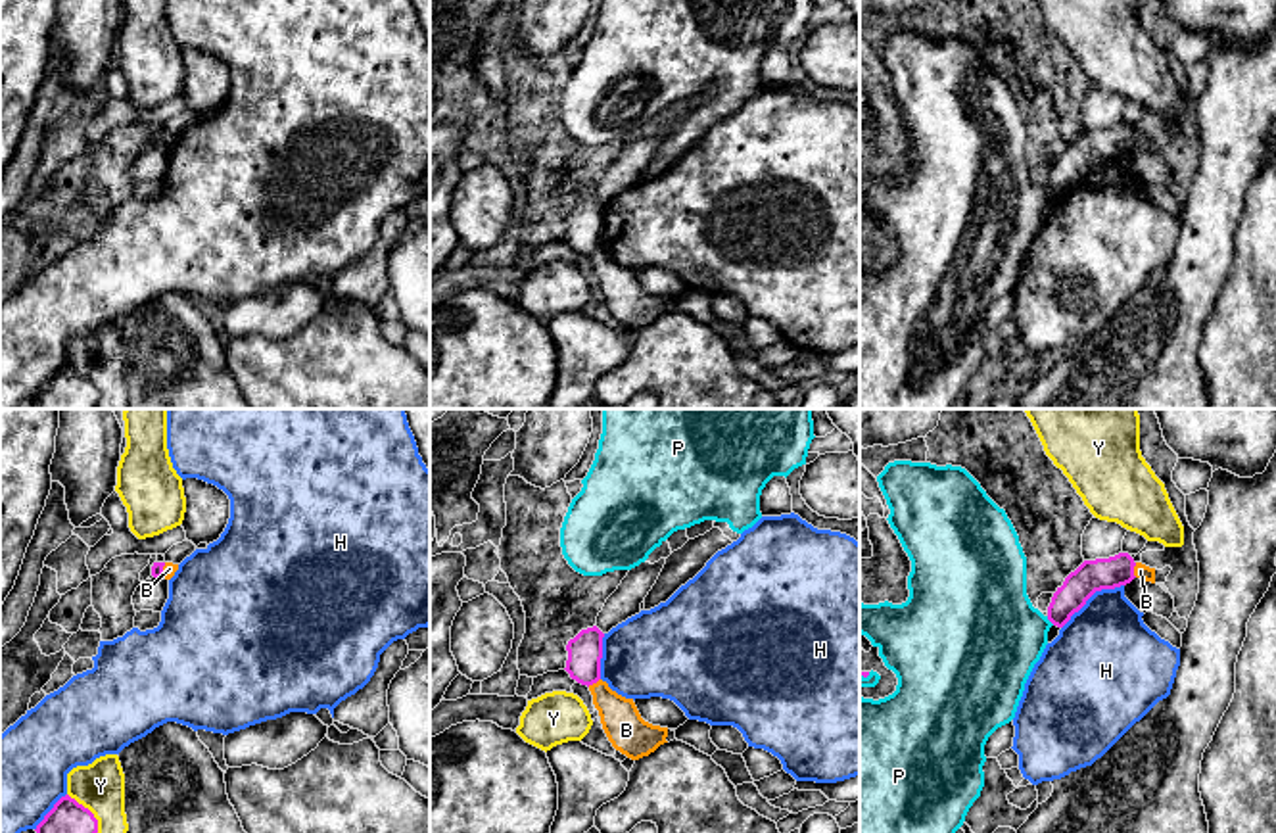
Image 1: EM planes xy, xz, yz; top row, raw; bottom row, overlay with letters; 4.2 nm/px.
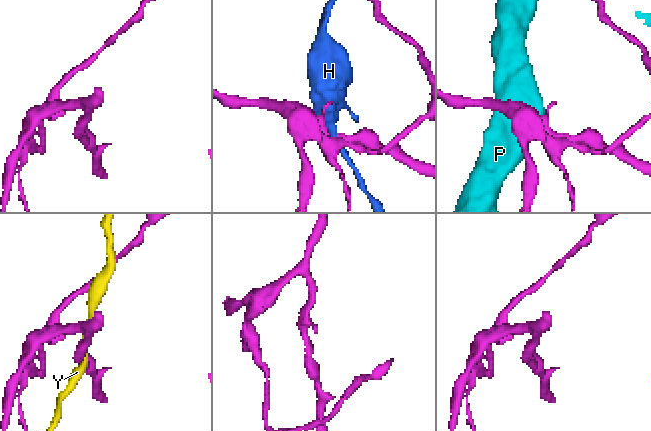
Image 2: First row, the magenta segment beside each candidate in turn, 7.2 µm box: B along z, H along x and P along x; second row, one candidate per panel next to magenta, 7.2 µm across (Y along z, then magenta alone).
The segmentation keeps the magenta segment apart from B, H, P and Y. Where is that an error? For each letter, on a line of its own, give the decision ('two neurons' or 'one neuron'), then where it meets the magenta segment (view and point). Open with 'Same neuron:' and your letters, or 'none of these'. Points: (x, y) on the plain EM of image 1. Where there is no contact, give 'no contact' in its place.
Same neuron: none of these
B: two neurons; contact yz (1133, 141)
H: two neurons; contact yz (1090, 166)
P: two neurons; contact yz (1050, 190)
Y: two neurons; contact xy (93, 384)

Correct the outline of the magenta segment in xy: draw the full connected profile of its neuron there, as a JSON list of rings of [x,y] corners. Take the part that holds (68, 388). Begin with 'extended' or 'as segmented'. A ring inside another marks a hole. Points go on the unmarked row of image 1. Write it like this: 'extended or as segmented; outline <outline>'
as segmented; outline [[[65,365],[35,401],[38,409],[96,409],[98,390],[88,378]]]

